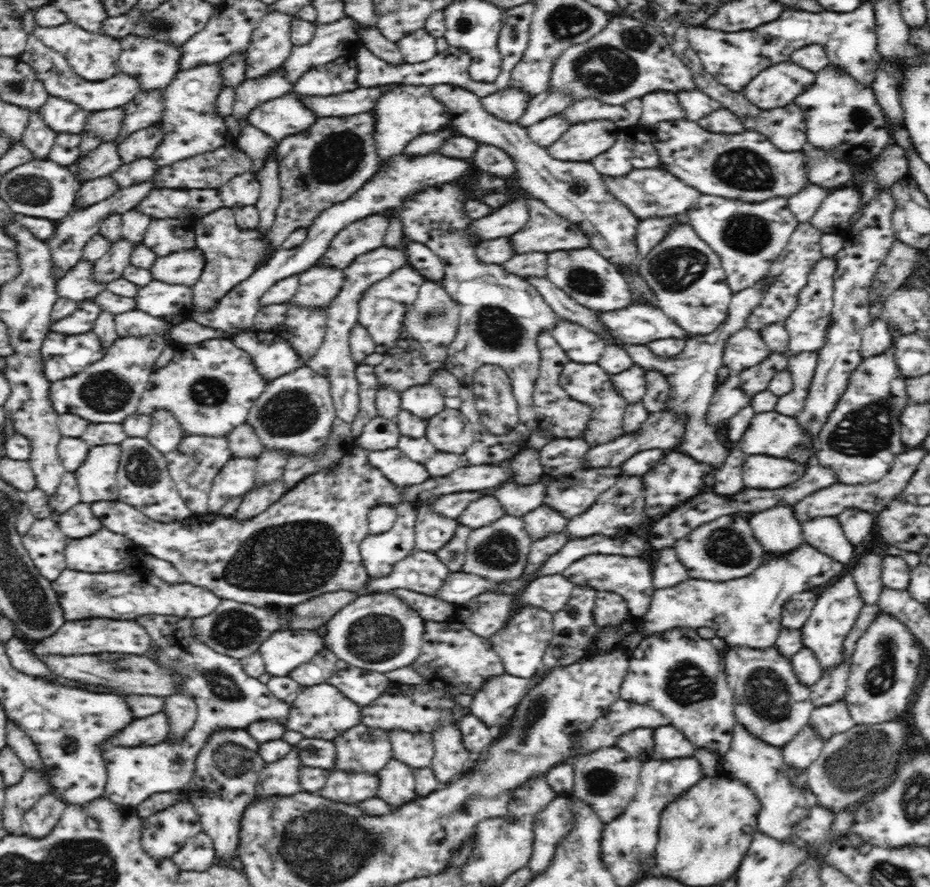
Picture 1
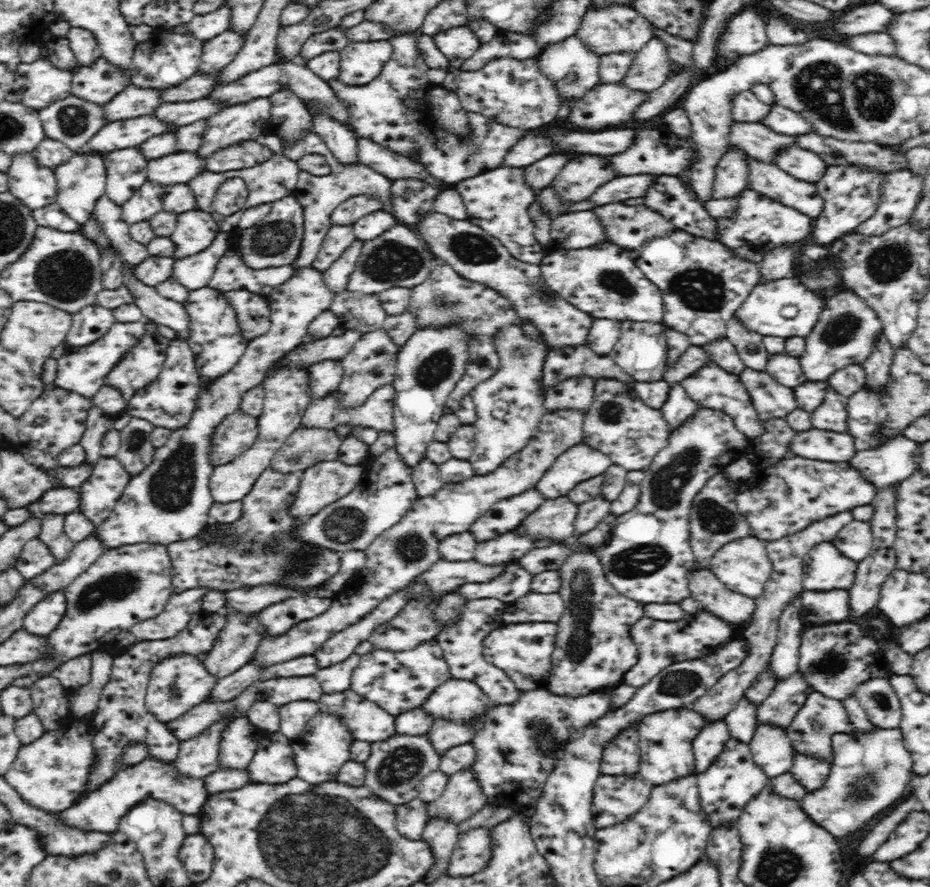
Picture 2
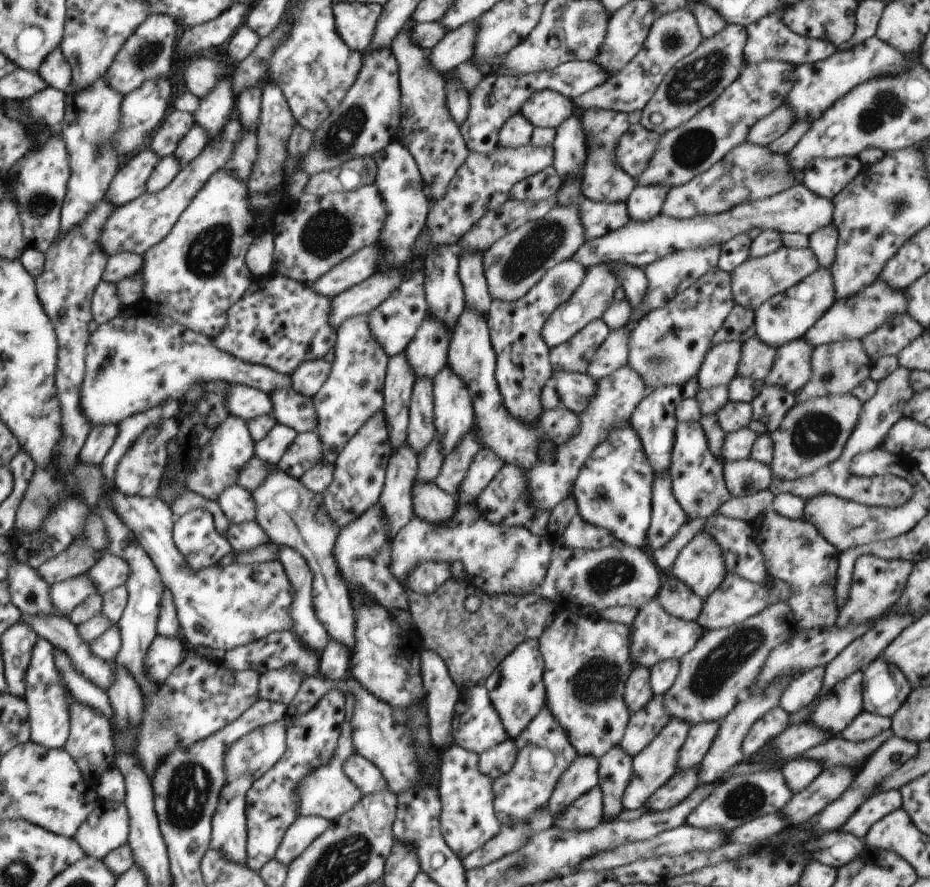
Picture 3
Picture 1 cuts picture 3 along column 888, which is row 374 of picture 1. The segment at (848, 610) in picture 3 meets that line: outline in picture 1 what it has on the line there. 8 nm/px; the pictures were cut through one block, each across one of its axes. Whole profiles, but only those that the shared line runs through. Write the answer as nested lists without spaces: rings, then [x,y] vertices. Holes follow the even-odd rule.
[[[569,360],[564,364],[558,378],[561,388],[570,398],[587,404],[591,408],[591,419],[588,421],[586,430],[581,434],[581,439],[592,447],[612,442],[612,440],[626,434],[623,429],[623,416],[629,404],[616,391],[609,376],[610,374],[598,363],[580,364]]]

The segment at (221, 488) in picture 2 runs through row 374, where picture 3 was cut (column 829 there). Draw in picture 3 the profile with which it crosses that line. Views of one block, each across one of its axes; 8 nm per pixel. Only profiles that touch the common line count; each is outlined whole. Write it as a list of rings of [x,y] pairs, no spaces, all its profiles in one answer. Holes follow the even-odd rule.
[[[818,267],[798,284],[773,296],[755,310],[755,335],[768,346],[779,348],[791,340],[804,337],[805,332],[836,301],[835,284],[830,268]]]

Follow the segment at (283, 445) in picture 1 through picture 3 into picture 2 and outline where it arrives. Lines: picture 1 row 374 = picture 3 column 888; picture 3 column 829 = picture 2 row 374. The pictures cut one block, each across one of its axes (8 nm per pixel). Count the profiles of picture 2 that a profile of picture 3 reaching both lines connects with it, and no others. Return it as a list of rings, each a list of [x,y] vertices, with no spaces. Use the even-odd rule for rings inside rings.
[[[341,359],[321,360],[309,367],[308,385],[312,400],[338,392],[343,374]]]

